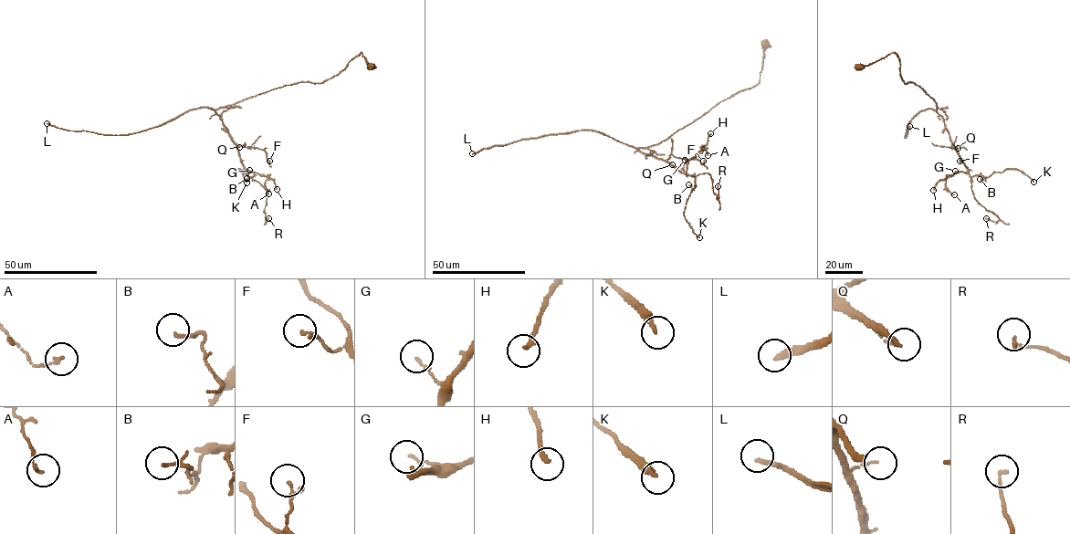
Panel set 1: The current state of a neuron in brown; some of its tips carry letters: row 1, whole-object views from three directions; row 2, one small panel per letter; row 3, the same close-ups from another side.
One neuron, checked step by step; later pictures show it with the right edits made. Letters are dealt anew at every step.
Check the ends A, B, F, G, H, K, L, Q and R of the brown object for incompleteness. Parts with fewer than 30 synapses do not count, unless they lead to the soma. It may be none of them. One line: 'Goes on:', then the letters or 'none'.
Goes on: L

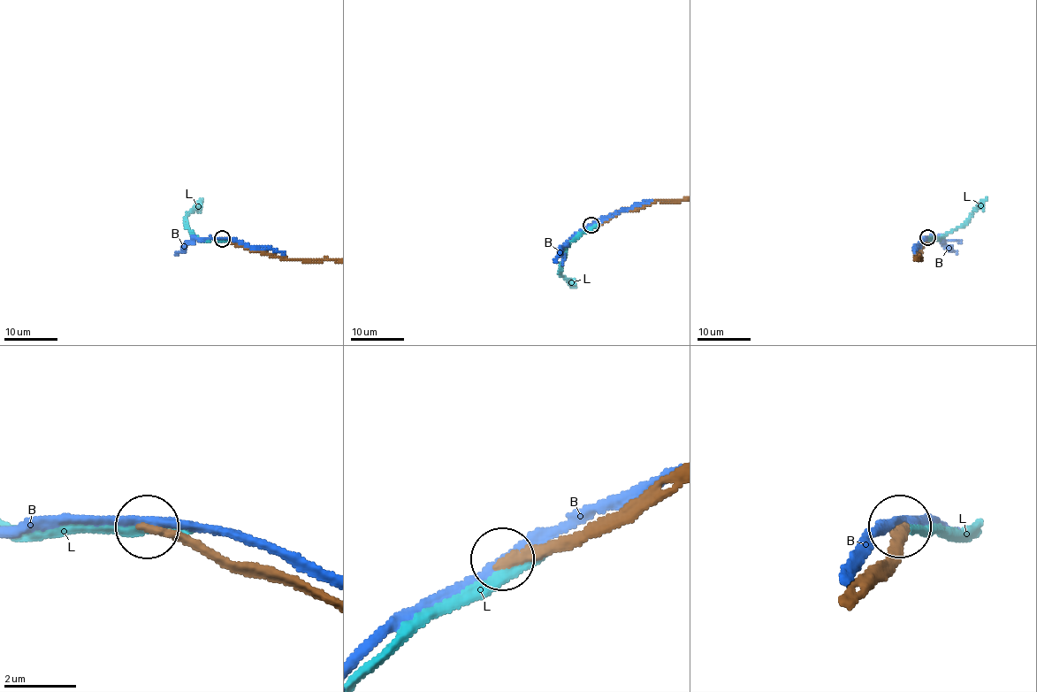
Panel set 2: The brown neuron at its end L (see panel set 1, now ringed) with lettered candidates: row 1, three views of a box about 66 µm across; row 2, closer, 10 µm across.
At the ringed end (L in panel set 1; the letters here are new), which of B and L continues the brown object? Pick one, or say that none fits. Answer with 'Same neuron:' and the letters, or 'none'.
Same neuron: none

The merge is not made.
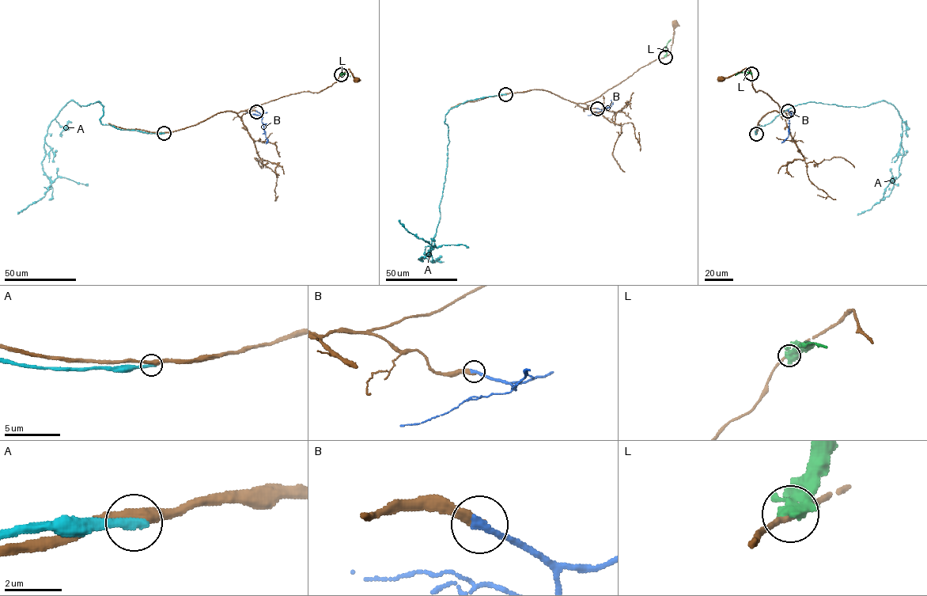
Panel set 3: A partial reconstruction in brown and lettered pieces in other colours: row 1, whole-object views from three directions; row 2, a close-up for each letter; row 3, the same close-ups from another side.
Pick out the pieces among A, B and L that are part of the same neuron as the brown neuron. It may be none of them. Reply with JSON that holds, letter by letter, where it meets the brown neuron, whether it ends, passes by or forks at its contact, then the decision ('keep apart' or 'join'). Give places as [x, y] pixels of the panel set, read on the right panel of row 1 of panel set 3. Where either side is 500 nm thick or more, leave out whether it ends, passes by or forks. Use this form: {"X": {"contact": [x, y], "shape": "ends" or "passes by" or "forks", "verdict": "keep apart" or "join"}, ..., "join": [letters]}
{"A": {"contact": [756, 134], "shape": "ends", "verdict": "keep apart"}, "B": {"contact": [788, 111], "shape": "ends", "verdict": "join"}, "L": {"contact": [751, 74], "verdict": "keep apart"}, "join": ["B"]}

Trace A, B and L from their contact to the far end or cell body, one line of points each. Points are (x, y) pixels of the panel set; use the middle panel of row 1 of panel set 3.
A: (505, 94), (467, 100), (445, 115), (440, 221), (422, 260), (429, 242), (399, 220)
B: (597, 108), (602, 111), (610, 106), (611, 100)
L: (665, 56), (665, 48), (671, 39)

